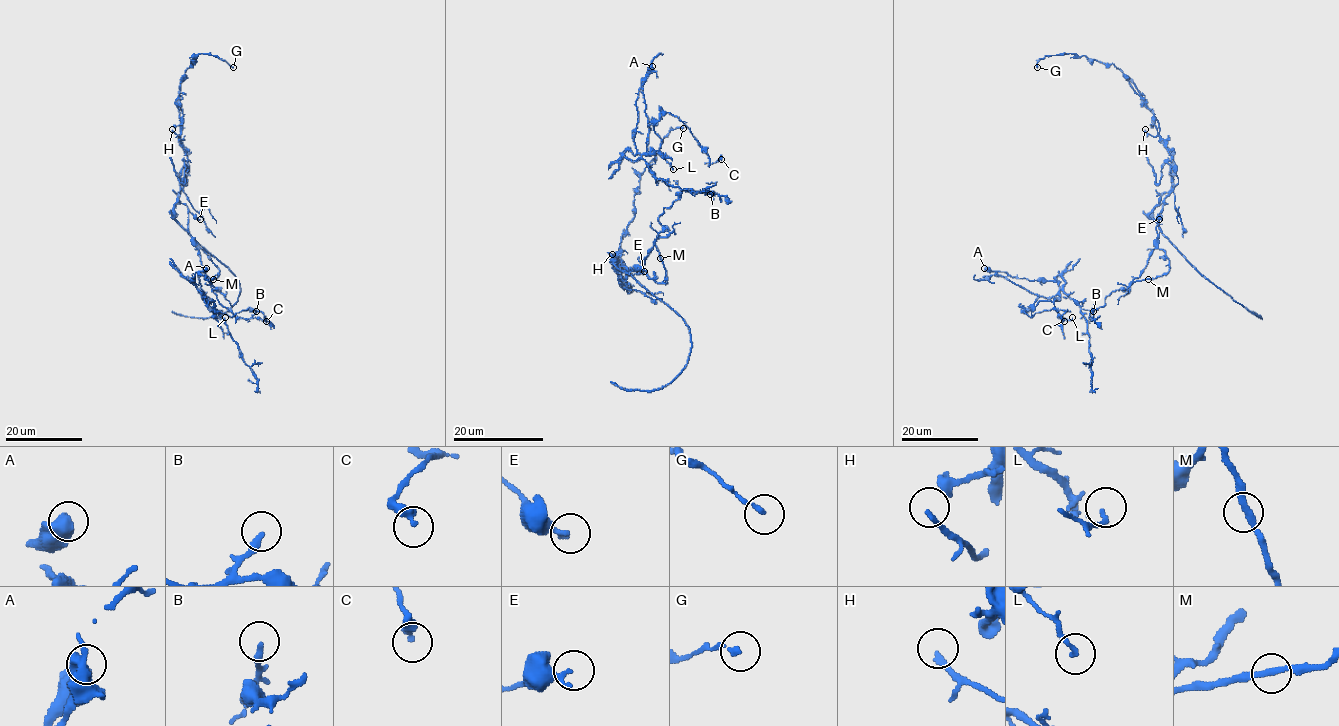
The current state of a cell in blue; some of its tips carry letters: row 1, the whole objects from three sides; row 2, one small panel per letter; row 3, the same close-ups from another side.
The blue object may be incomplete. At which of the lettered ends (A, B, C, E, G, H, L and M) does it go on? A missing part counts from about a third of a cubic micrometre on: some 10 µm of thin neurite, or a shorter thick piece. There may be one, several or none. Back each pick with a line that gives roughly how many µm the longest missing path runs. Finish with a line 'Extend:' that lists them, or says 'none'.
Extend: none

